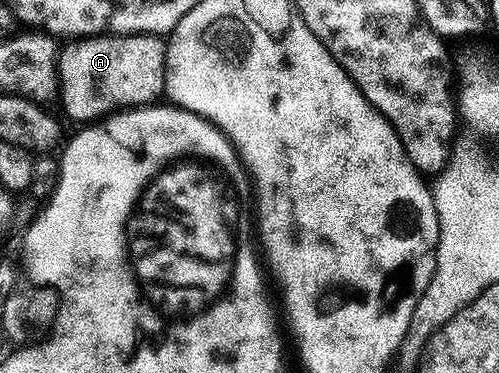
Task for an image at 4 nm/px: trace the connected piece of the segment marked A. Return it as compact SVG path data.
M134 34L73 38L57 53L57 91L61 108L77 122L96 122L127 108L152 105L165 90L165 45L159 36Z

